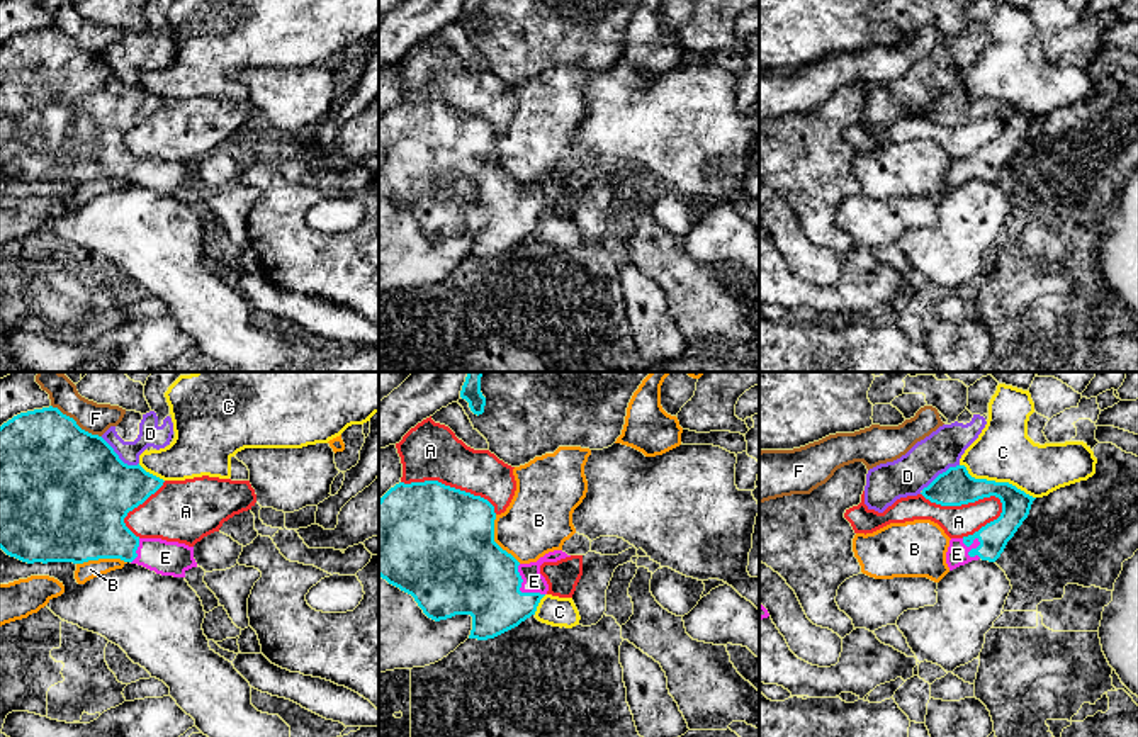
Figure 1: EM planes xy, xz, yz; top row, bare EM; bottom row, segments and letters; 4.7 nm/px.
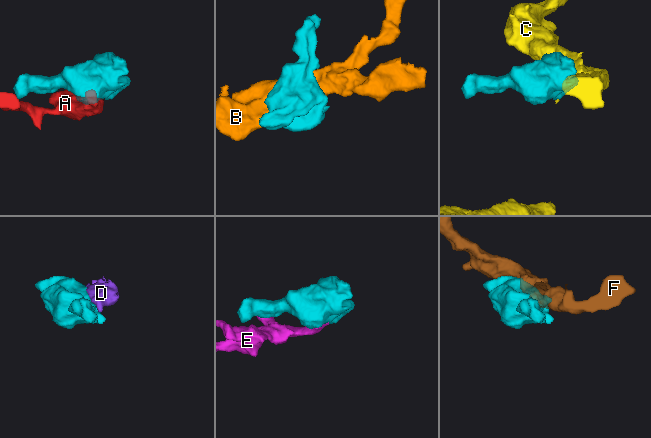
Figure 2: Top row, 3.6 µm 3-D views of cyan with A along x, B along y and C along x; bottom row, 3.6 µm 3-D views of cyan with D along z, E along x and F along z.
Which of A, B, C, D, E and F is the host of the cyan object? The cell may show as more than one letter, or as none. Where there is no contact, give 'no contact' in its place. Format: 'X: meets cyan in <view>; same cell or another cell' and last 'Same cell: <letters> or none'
A: meets cyan in yz; another cell
B: meets cyan in xz; another cell
C: meets cyan in yz; another cell
D: meets cyan in xy; another cell
E: meets cyan in yz; same cell
F: meets cyan in xy; another cell
Same cell: E

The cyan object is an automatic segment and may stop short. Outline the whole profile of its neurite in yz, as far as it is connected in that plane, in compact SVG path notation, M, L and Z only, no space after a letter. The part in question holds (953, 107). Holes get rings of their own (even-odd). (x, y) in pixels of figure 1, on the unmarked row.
M965 85L949 87L921 114L941 126L961 126L990 115L999 117L1002 122L1002 132L997 139L987 143L973 155L949 160L946 172L949 190L978 178L995 182L1028 138L1036 119L1009 102L975 98Z

